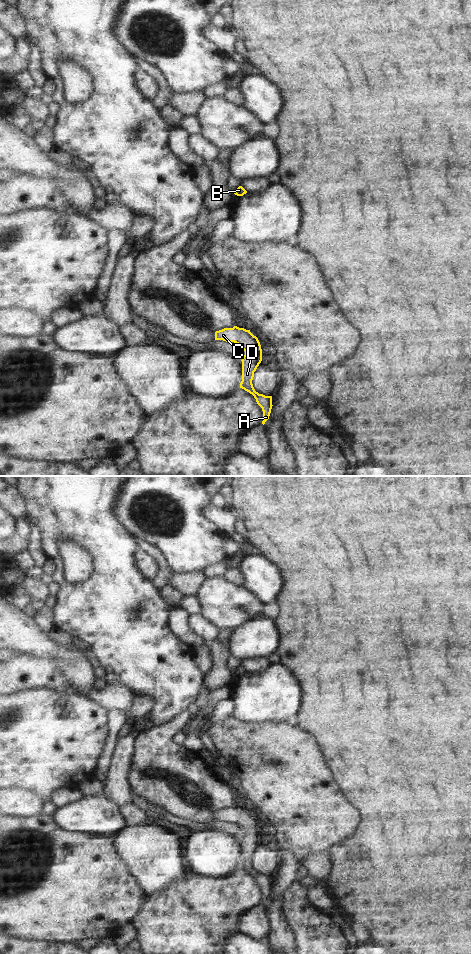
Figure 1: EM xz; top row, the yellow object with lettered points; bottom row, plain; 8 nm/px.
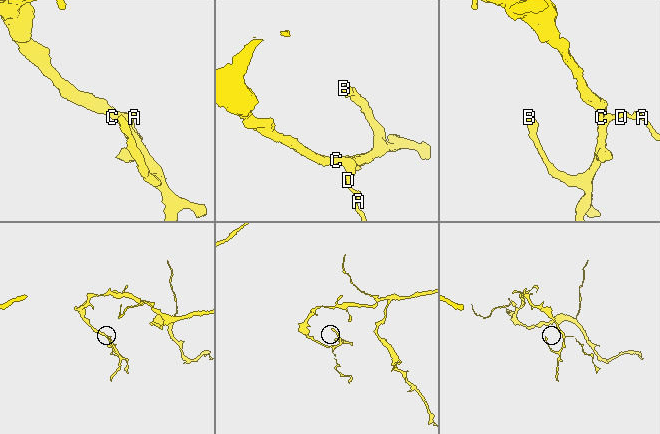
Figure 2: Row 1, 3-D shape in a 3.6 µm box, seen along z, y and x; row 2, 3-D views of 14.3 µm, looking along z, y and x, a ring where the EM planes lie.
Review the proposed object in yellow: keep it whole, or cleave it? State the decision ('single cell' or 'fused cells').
single cell

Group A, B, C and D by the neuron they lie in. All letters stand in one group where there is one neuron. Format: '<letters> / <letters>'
A B C D

